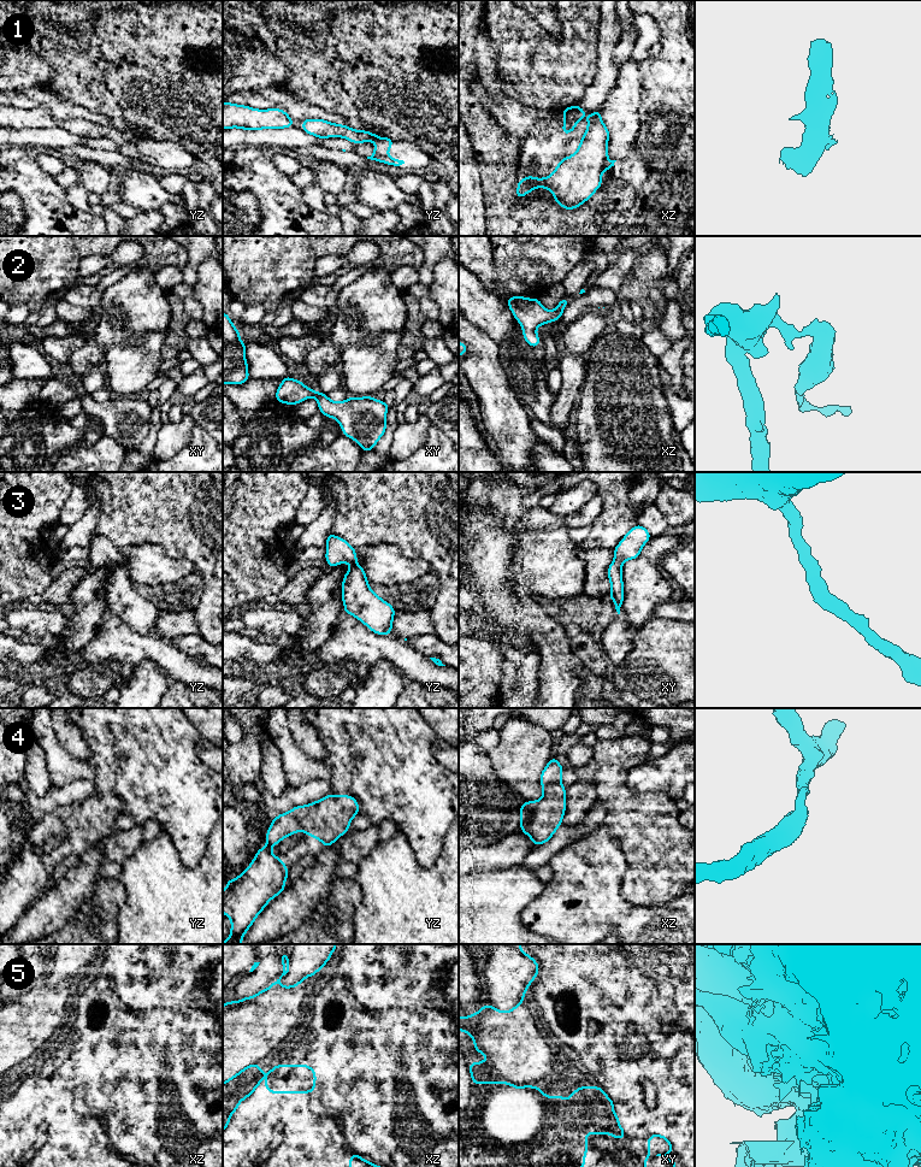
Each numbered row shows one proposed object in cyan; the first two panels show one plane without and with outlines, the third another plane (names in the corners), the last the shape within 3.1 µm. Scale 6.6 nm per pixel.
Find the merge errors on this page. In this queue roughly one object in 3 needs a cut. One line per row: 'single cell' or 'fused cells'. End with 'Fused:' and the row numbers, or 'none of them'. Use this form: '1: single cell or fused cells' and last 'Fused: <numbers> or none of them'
1: fused cells
2: single cell
3: single cell
4: single cell
5: fused cells
Fused: 1, 5

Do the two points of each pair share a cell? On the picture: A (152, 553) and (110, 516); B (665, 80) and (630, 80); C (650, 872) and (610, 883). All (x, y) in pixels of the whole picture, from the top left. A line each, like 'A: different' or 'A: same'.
A: different
B: different
C: different

